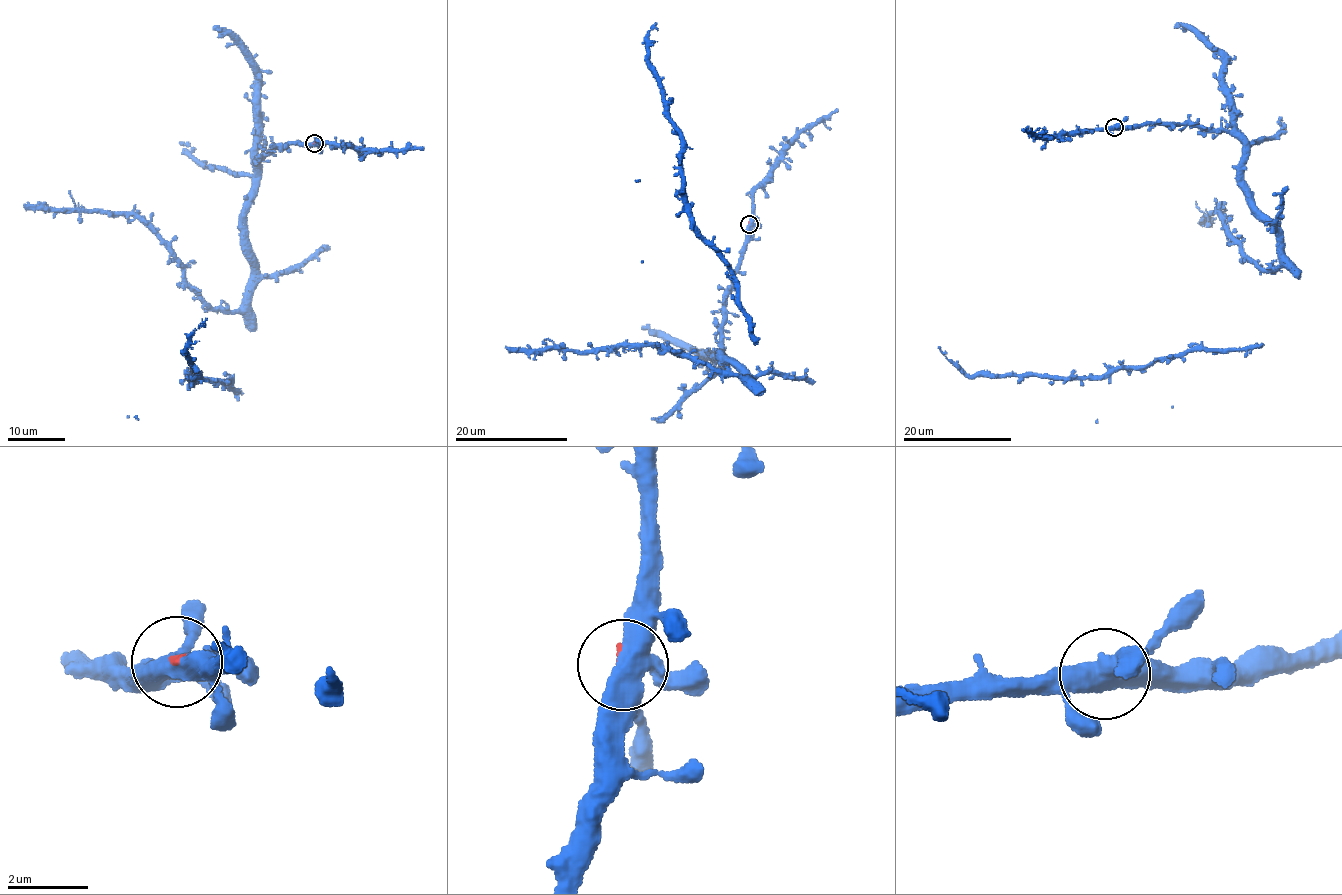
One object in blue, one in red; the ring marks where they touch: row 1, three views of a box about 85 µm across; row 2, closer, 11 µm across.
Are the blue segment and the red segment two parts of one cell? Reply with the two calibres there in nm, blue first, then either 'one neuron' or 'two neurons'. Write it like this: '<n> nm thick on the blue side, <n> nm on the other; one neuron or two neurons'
480 nm thick on the blue side, 130 nm on the other; two neurons

